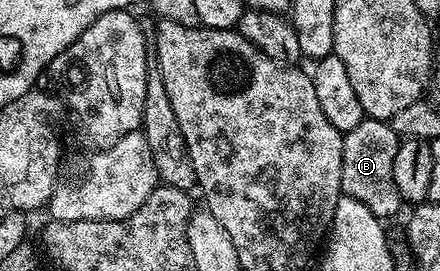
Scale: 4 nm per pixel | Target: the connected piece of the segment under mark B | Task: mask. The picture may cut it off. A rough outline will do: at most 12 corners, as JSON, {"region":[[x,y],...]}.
{"region":[[366,117],[343,132],[341,192],[388,221],[401,136]]}

